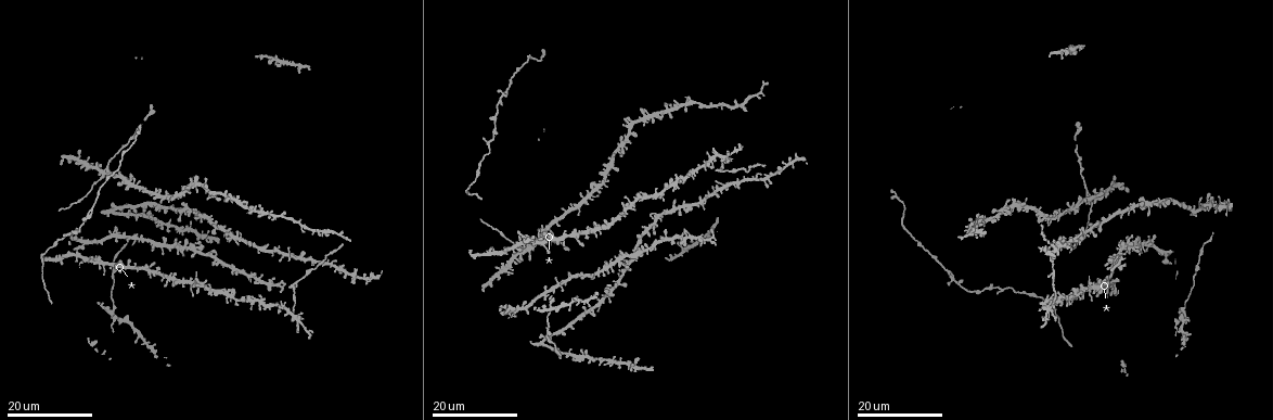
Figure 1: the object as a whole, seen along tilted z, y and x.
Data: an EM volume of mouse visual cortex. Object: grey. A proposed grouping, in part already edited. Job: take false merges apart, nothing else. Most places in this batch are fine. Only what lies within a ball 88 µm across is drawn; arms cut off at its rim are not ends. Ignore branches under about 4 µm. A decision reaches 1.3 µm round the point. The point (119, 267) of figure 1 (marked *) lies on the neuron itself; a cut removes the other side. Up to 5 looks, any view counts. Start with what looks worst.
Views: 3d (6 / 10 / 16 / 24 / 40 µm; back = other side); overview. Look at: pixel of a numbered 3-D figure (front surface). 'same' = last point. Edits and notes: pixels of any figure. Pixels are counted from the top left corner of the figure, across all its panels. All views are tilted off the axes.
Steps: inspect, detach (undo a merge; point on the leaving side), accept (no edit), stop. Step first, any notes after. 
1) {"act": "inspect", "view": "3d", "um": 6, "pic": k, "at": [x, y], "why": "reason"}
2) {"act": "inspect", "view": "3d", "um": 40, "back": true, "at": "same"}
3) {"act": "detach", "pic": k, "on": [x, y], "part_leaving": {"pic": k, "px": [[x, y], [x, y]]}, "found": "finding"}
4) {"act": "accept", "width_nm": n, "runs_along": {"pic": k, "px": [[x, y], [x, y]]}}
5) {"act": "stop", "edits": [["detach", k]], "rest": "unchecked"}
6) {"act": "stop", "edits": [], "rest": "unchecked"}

{"act": "inspect", "view": "3d", "um": 24, "pic": 1, "at": [722, 161], "why": "three arms meet"}

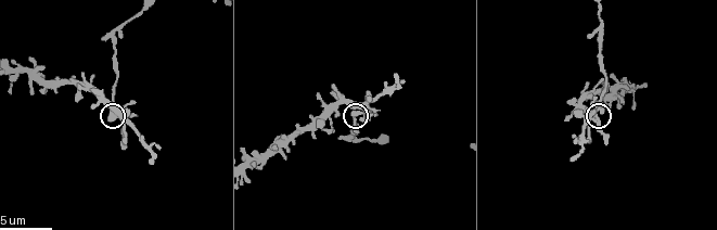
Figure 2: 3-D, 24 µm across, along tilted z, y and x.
{"act": "inspect", "view": "3d", "um": 10, "pic": 2, "at": [362, 111]}

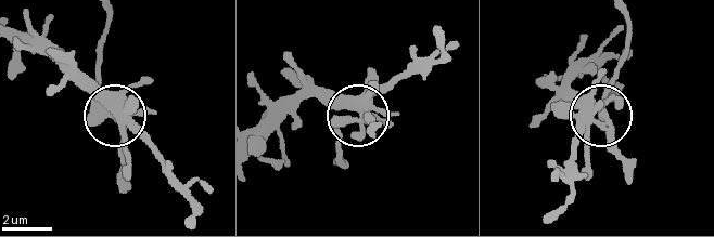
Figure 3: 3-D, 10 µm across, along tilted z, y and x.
{"act": "detach", "pic": 3, "on": [628, 160], "part_leaving": {"pic": 3, "px": [[609, 127], [607, 92], [625, 42], [624, 12]]}, "found": "a second neuron is stuck on"}

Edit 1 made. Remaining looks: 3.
{"act": "inspect", "view": "overview"}

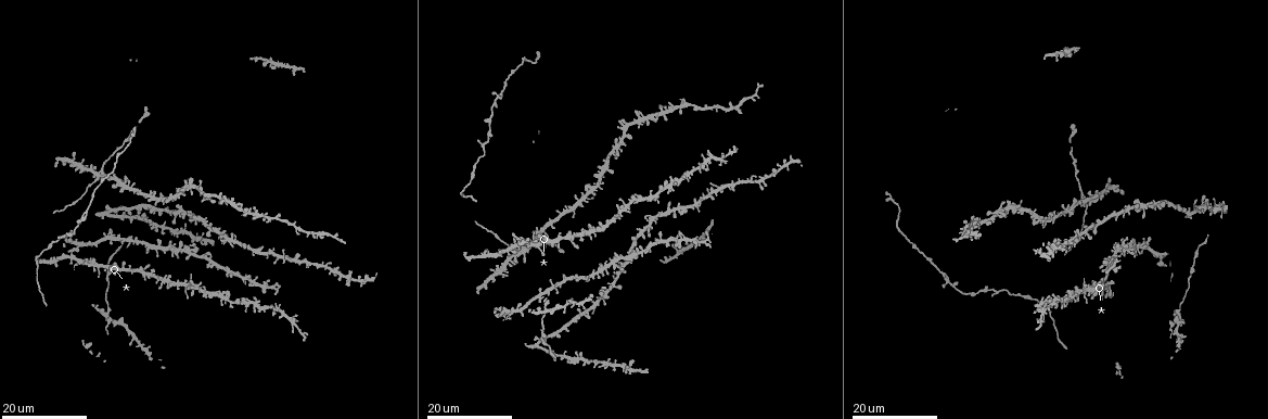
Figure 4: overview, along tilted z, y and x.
{"act": "inspect", "view": "3d", "um": 24, "pic": 4, "at": [97, 176], "why": "four or more arms meet"}

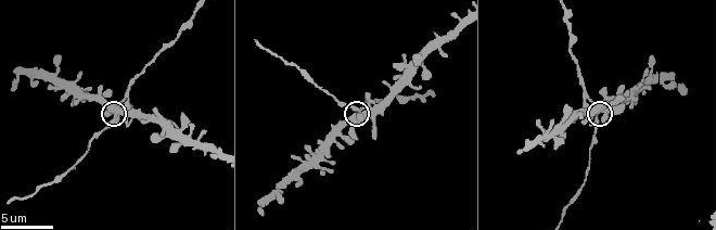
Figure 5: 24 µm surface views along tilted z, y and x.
{"act": "inspect", "view": "3d", "um": 10, "pic": 5, "at": [121, 112]}

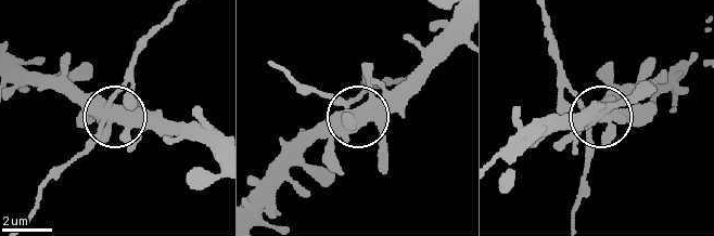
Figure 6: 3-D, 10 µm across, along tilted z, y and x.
{"act": "accept", "arms": 5, "found": "all the same neuron"}

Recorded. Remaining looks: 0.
{"act": "stop", "edits": [["detach", 3]], "rest": "unchecked"}

